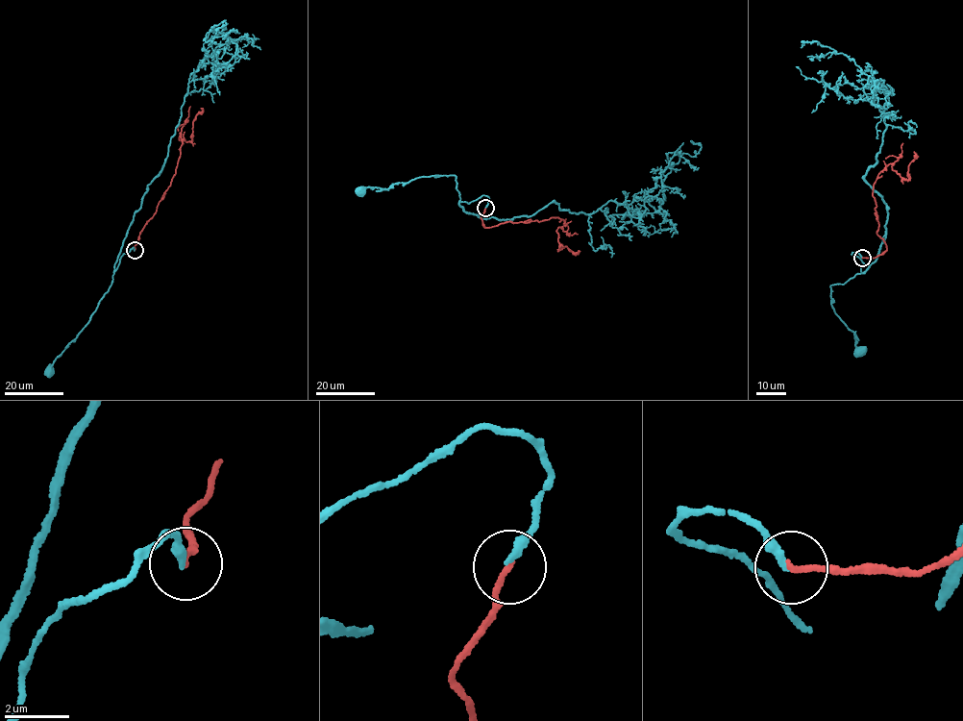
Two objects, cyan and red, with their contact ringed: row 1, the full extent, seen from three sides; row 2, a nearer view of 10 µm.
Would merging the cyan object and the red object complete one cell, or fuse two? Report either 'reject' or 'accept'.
accept

